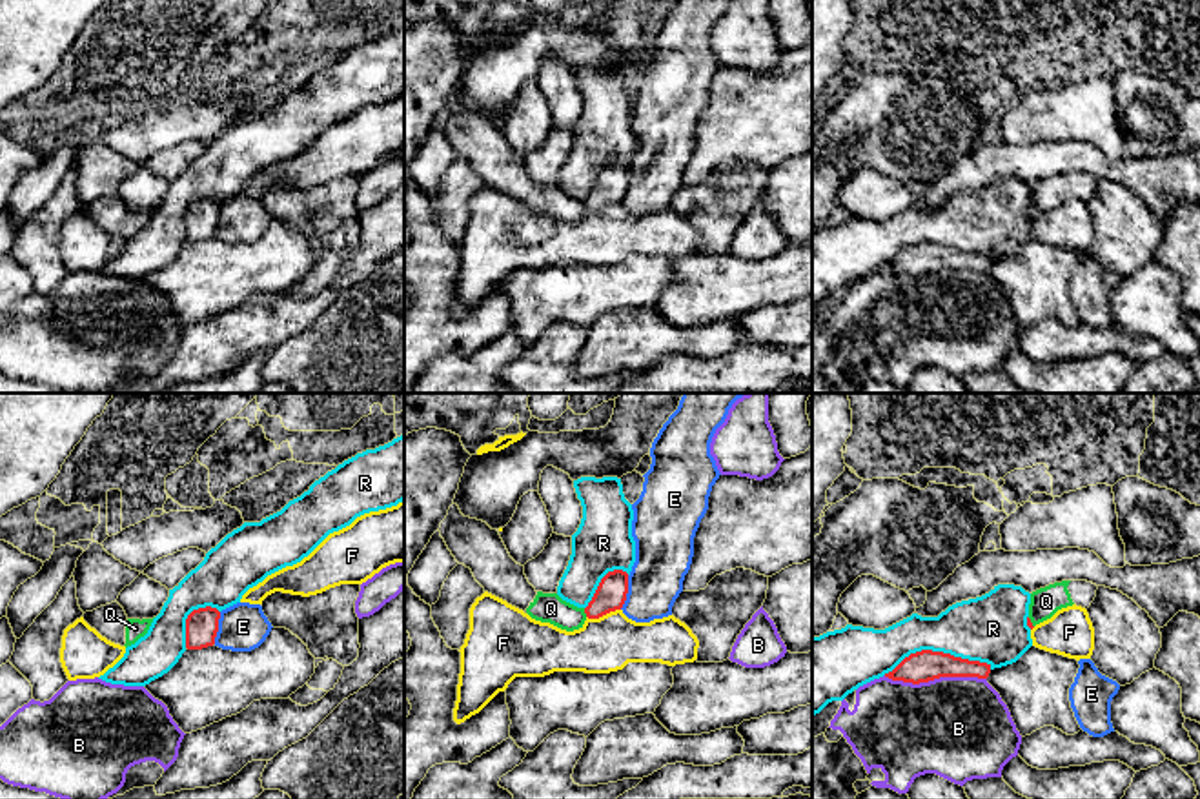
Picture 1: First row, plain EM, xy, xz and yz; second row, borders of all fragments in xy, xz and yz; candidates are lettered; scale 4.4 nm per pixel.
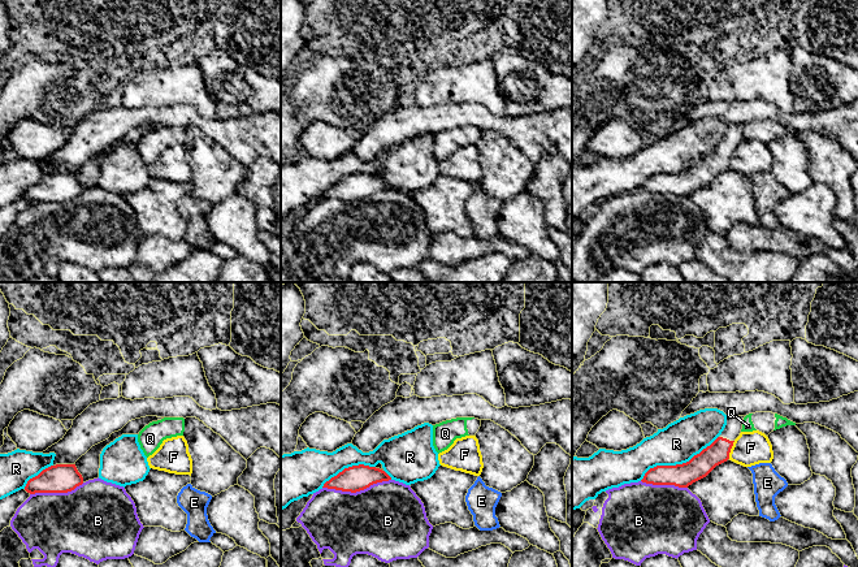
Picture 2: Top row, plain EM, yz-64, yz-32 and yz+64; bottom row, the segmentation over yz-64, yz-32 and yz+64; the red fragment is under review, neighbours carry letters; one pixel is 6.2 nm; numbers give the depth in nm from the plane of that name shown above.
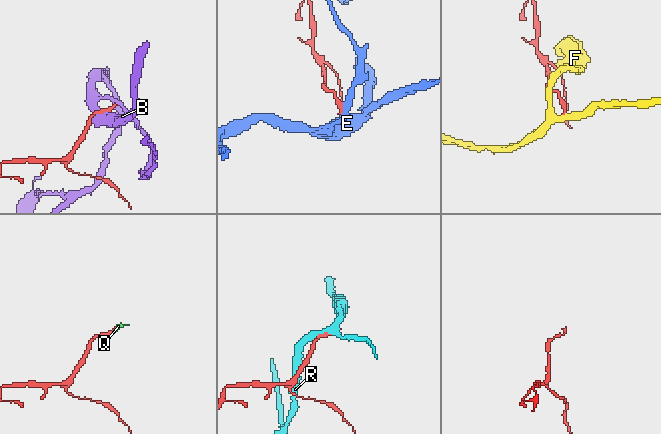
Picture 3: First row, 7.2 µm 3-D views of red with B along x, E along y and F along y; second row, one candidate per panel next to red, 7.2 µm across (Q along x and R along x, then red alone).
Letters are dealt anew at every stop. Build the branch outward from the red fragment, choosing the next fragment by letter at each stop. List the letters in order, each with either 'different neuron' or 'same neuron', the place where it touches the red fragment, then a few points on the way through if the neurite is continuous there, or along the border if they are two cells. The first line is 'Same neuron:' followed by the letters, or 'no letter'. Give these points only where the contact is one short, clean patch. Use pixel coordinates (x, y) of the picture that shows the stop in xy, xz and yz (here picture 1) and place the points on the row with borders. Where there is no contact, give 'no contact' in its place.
Same neuron: no letter
B: different neuron; contact yz (935, 677); border yz (884, 676), (913, 683), (927, 683), (940, 677), (986, 679)
E: different neuron; contact xz (627, 592); border xz (629, 576), (627, 599), (620, 608)
F: different neuron; contact xz (603, 614)
Q: different neuron; contact xz (585, 612); border xz (583, 608), (587, 616)
R: different neuron; contact yz (936, 652)

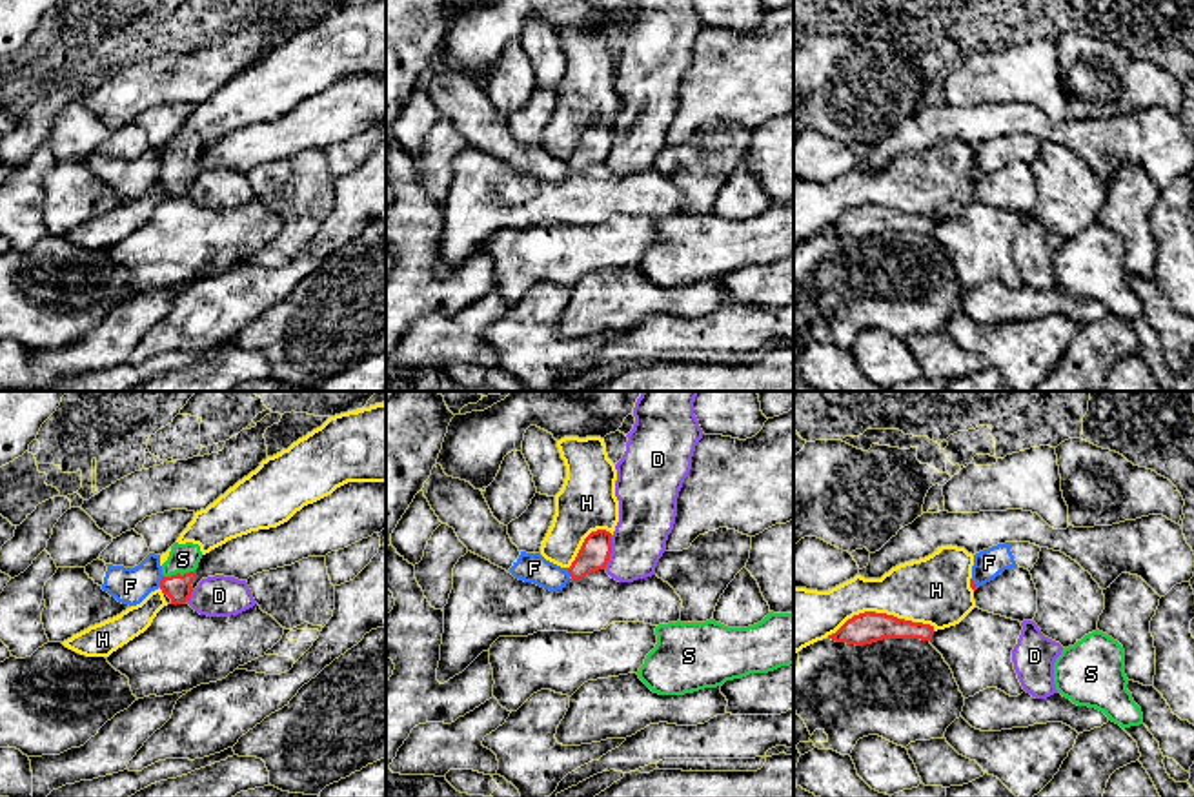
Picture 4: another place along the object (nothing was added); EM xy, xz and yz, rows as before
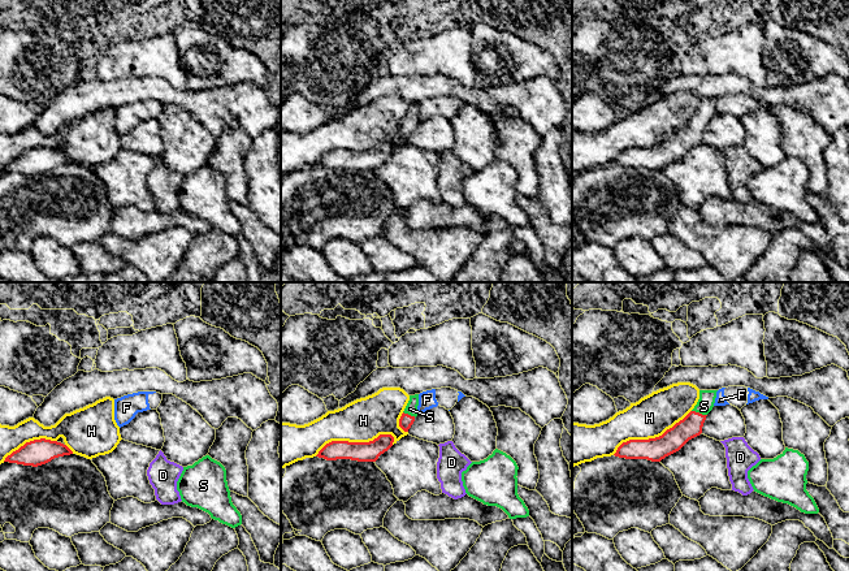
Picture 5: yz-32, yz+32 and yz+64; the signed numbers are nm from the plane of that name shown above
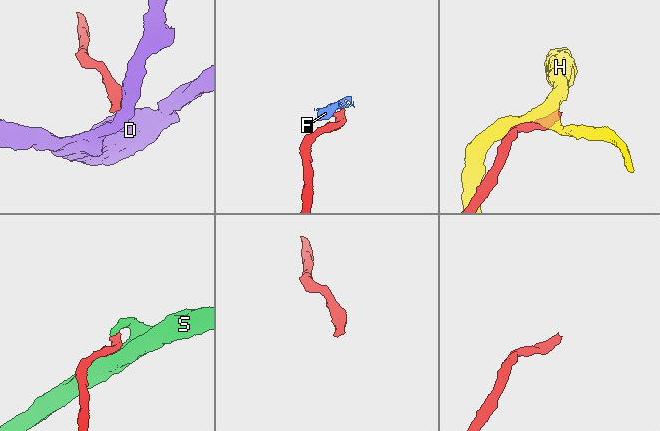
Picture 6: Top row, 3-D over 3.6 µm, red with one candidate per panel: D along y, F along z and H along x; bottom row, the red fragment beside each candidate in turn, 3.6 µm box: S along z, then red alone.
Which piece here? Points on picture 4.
Same neuron: S
D: different neuron; contact xz (610, 552); border xz (612, 535), (610, 559), (603, 568)
F: different neuron; contact xy (161, 581); border xy (162, 575), (159, 586)
H: different neuron; contact yz (880, 614)
S: same neuron; contact xy (179, 574); way xy (179, 588), (179, 574), (182, 559)

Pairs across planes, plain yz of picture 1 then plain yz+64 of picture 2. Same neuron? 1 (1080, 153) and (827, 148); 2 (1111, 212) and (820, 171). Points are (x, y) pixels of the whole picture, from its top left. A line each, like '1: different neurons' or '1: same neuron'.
1: different neurons
2: different neurons

